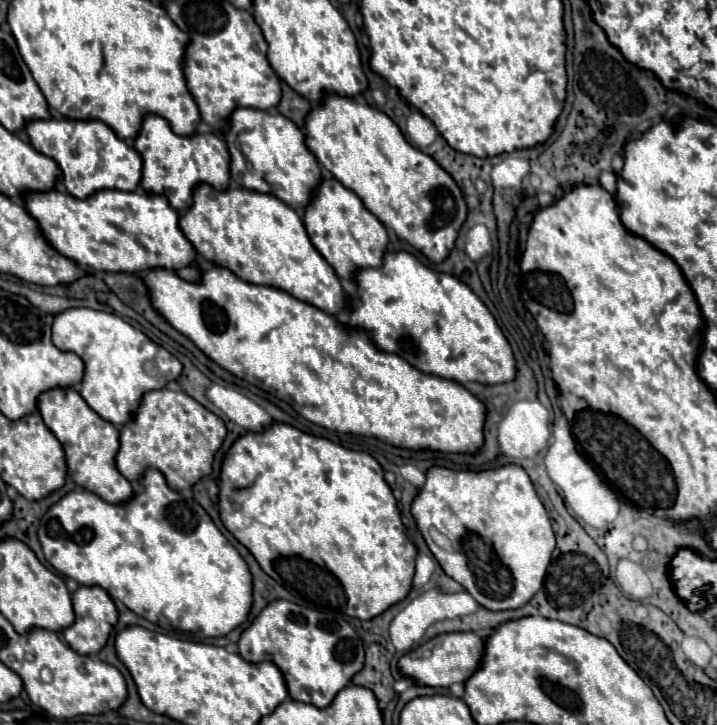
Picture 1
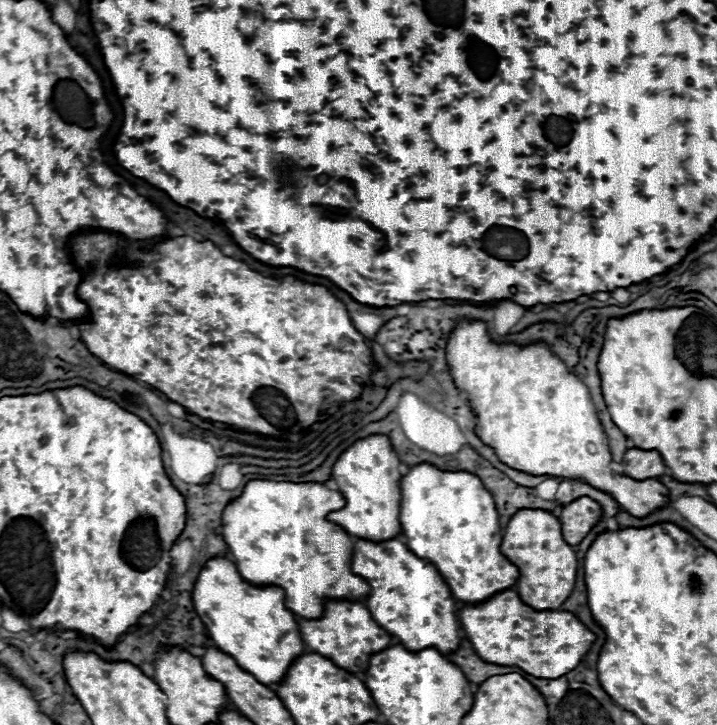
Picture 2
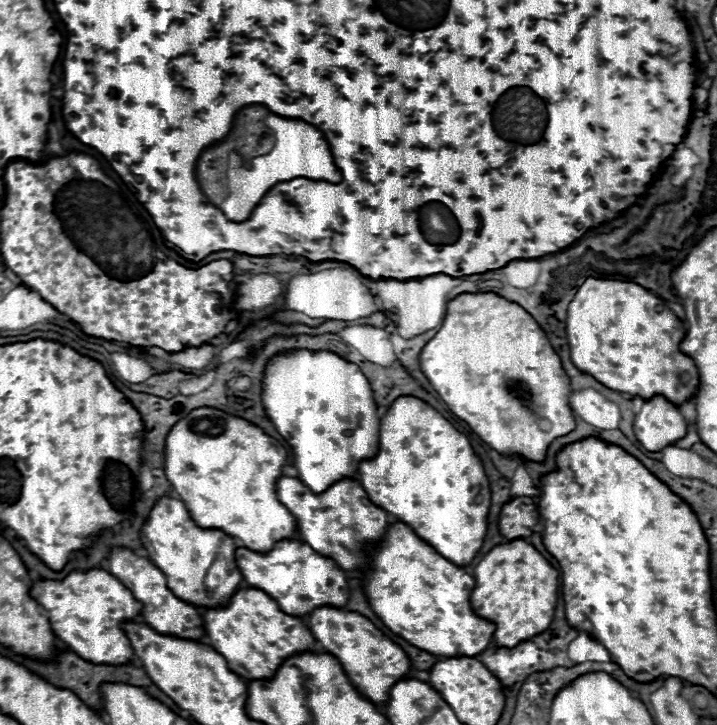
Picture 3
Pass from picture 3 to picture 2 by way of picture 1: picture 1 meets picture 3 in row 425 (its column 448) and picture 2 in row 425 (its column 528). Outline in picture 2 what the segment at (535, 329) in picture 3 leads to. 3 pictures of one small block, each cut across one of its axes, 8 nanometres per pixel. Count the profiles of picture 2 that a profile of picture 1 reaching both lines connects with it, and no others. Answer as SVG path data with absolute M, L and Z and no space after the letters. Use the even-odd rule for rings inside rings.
M462 322L448 340L448 364L456 386L466 394L478 412L476 432L480 440L496 450L496 456L514 470L532 476L558 476L564 480L586 480L588 484L612 494L616 502L632 516L644 518L658 508L670 504L670 490L658 480L632 480L610 470L610 450L606 434L598 422L594 402L588 388L568 372L568 368L552 356L546 344L530 344L518 348L514 344L496 344L488 338L484 322Z

